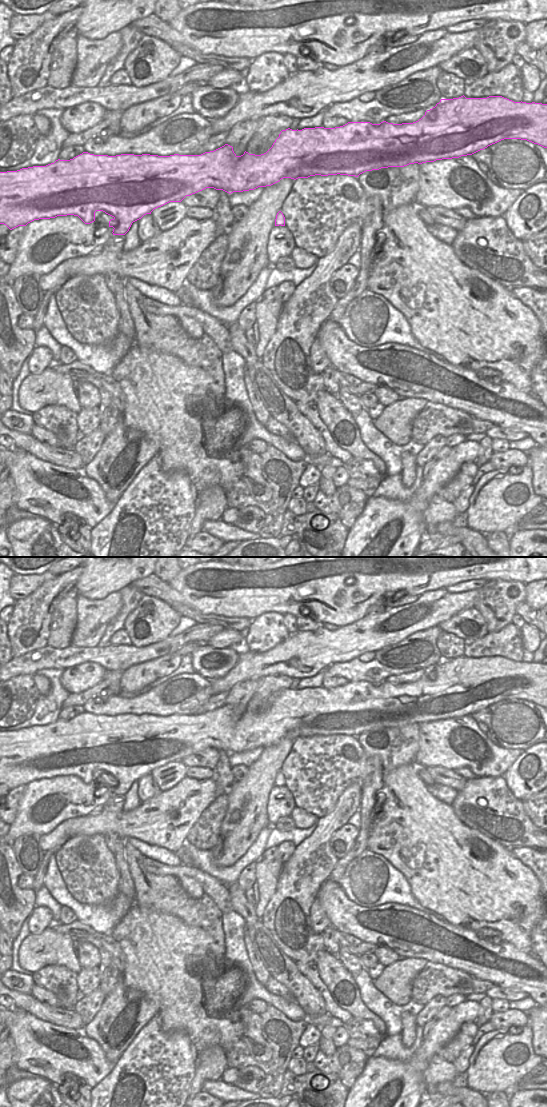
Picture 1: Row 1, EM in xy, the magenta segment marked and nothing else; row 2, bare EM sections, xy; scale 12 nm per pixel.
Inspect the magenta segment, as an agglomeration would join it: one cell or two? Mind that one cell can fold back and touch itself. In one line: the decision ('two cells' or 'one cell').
two cells

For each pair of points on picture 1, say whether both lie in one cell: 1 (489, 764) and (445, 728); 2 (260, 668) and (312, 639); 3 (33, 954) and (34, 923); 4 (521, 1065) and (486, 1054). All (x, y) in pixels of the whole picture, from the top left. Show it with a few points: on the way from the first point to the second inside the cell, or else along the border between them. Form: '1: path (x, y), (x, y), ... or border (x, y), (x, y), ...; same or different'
1: path (475, 767), (468, 760), (458, 755), (447, 742); same
2: path (272, 662), (288, 658), (299, 652); same
3: border (49, 926), (39, 933), (30, 933); different
4: path (512, 1062), (495, 1060); same

